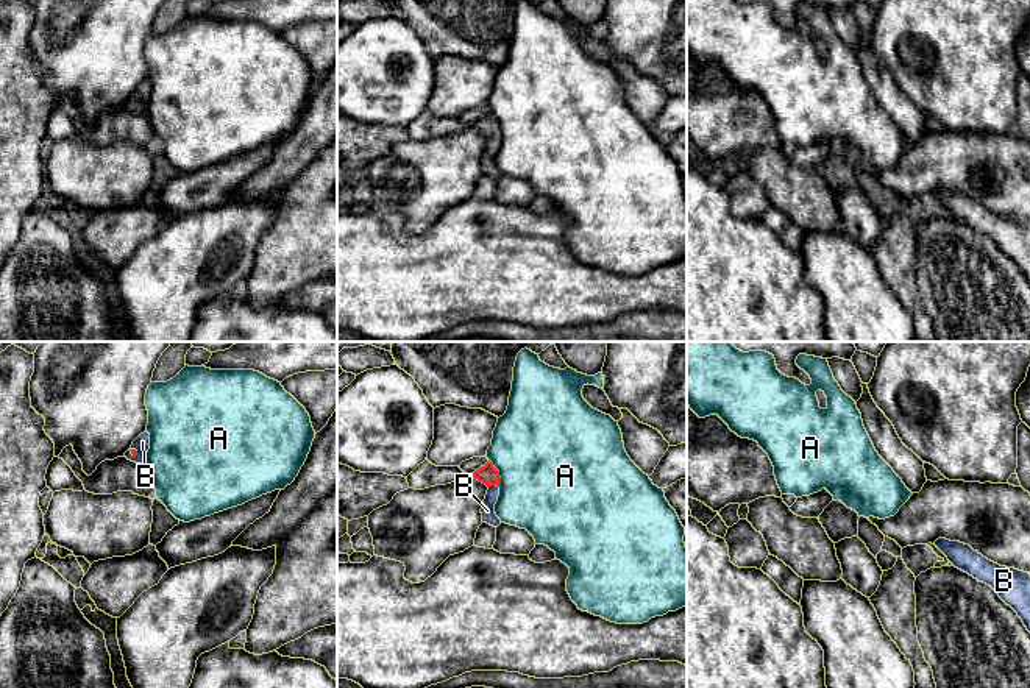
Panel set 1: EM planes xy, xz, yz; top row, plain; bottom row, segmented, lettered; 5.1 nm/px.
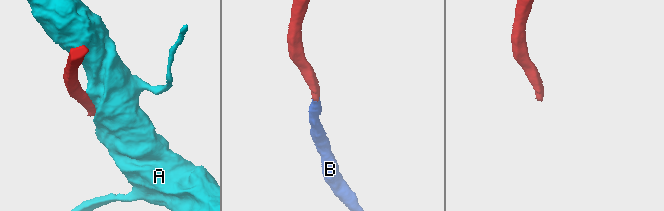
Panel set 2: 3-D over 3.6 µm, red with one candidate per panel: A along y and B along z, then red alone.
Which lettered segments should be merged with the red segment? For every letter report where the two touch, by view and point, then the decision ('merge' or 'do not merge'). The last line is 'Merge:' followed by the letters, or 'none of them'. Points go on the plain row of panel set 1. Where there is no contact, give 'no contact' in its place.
A: xz (498, 124) | do not merge
B: xz (493, 134) | merge
Merge: B

